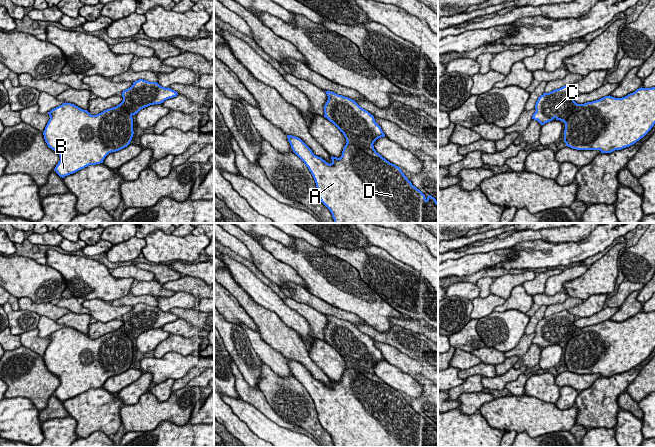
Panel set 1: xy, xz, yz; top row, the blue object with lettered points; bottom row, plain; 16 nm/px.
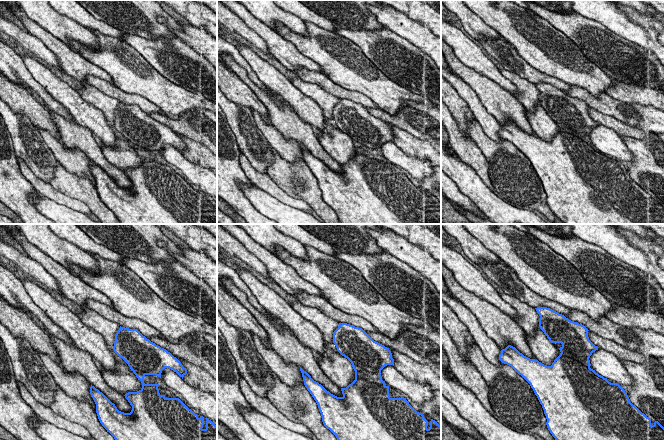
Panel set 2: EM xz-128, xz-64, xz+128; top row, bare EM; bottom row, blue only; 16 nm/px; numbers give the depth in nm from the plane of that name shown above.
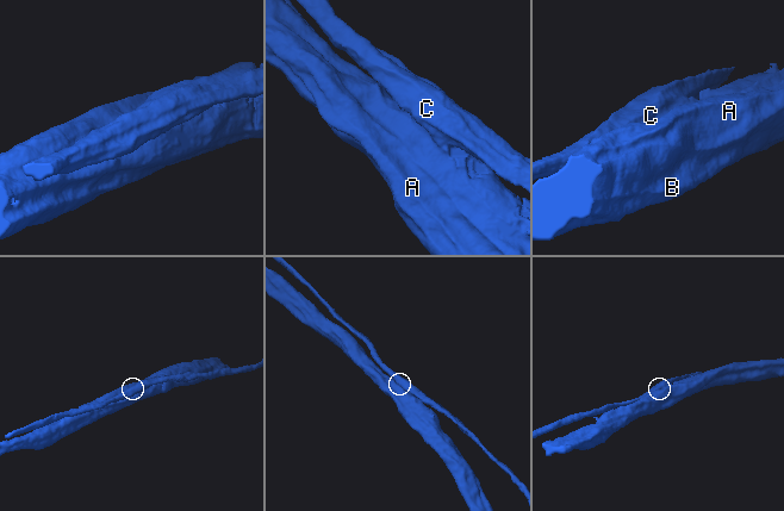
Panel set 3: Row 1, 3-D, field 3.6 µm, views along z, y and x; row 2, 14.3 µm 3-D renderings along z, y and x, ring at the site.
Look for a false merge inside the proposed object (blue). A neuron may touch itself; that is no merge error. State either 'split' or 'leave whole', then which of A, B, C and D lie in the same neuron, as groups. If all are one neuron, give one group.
split; groups A B D / C

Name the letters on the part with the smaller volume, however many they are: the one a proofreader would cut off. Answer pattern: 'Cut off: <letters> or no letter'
Cut off: C

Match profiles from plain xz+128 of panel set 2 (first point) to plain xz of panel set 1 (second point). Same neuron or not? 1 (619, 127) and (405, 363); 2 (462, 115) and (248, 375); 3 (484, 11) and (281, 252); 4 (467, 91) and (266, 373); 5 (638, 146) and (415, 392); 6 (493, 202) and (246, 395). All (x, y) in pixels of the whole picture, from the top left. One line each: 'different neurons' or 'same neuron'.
1: same neuron
2: same neuron
3: same neuron
4: different neurons
5: different neurons
6: different neurons

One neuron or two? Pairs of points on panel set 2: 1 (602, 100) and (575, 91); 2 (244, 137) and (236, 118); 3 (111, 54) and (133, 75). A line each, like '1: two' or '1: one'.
1: one
2: one
3: one

